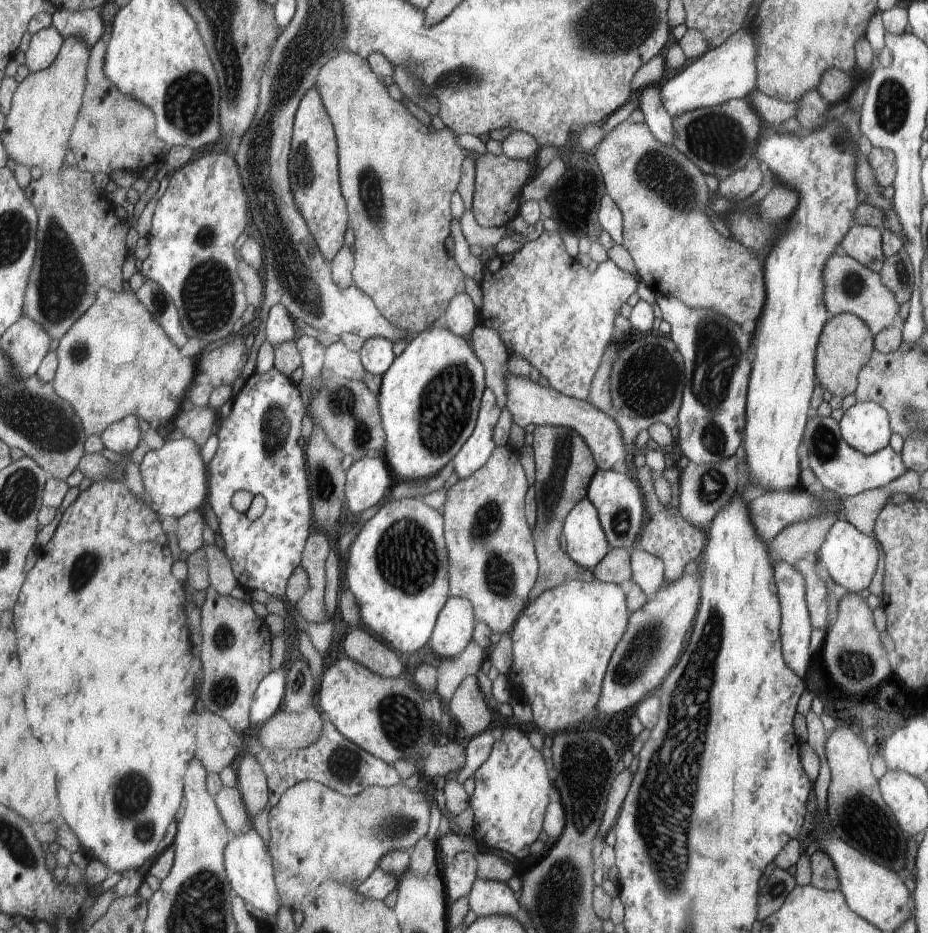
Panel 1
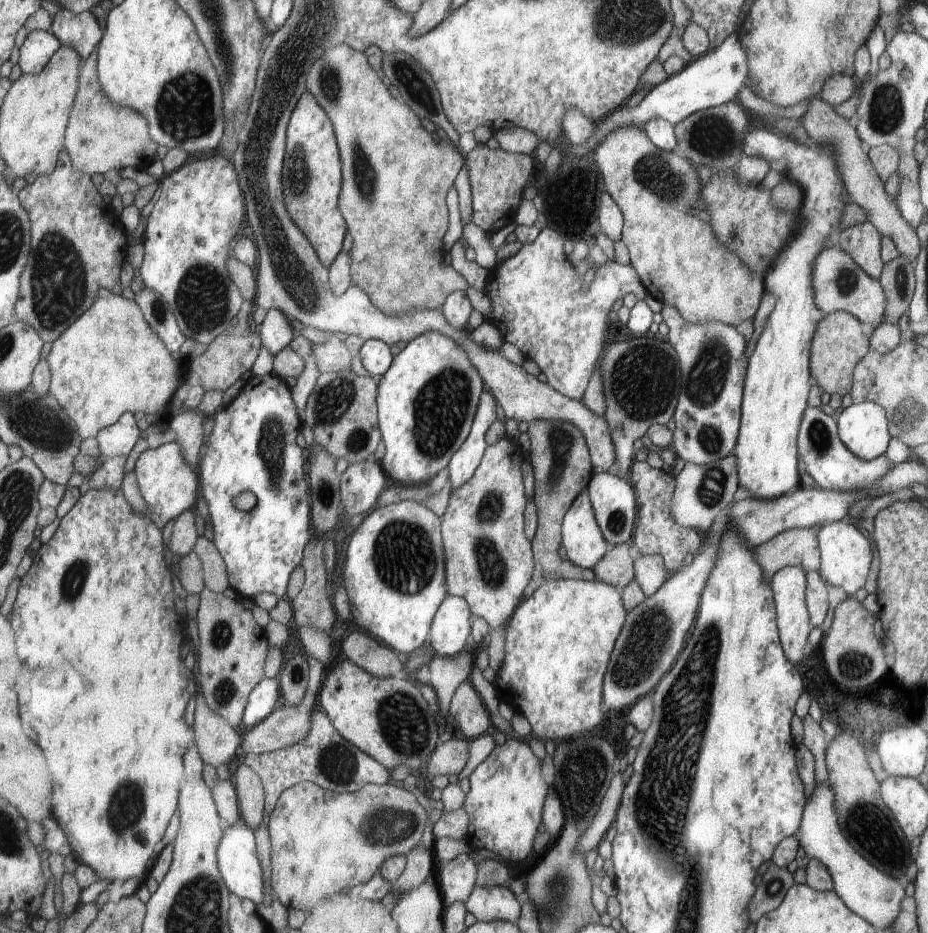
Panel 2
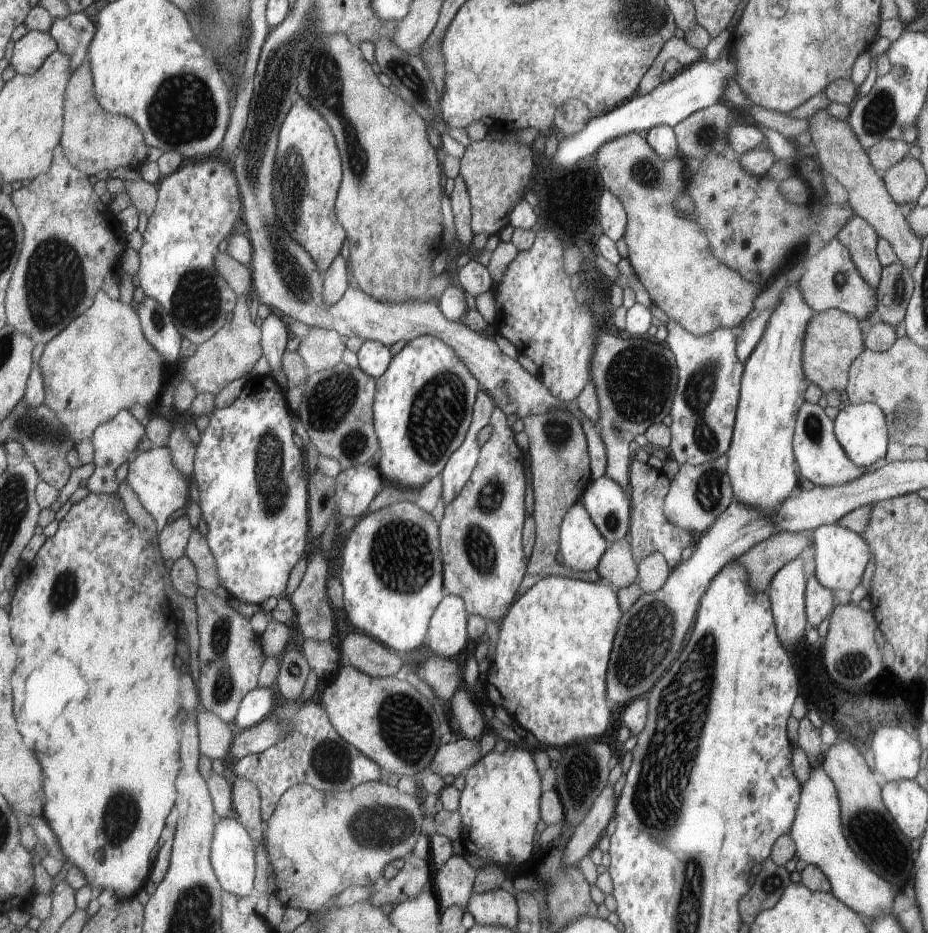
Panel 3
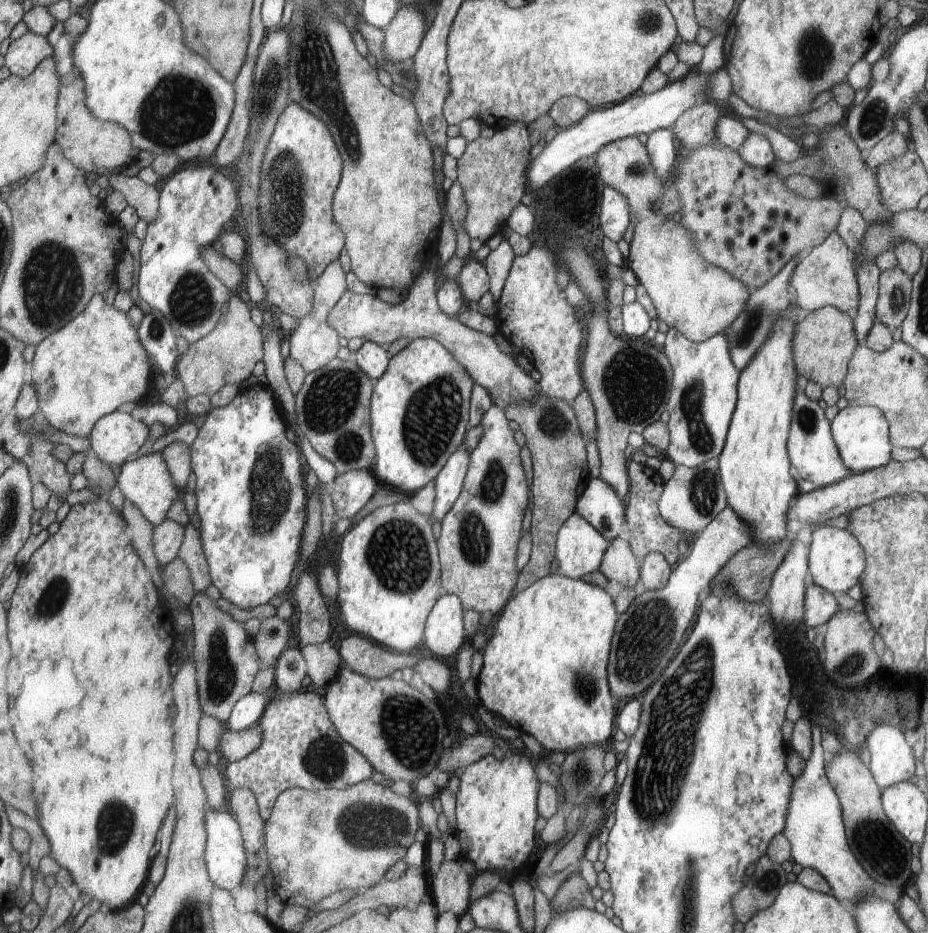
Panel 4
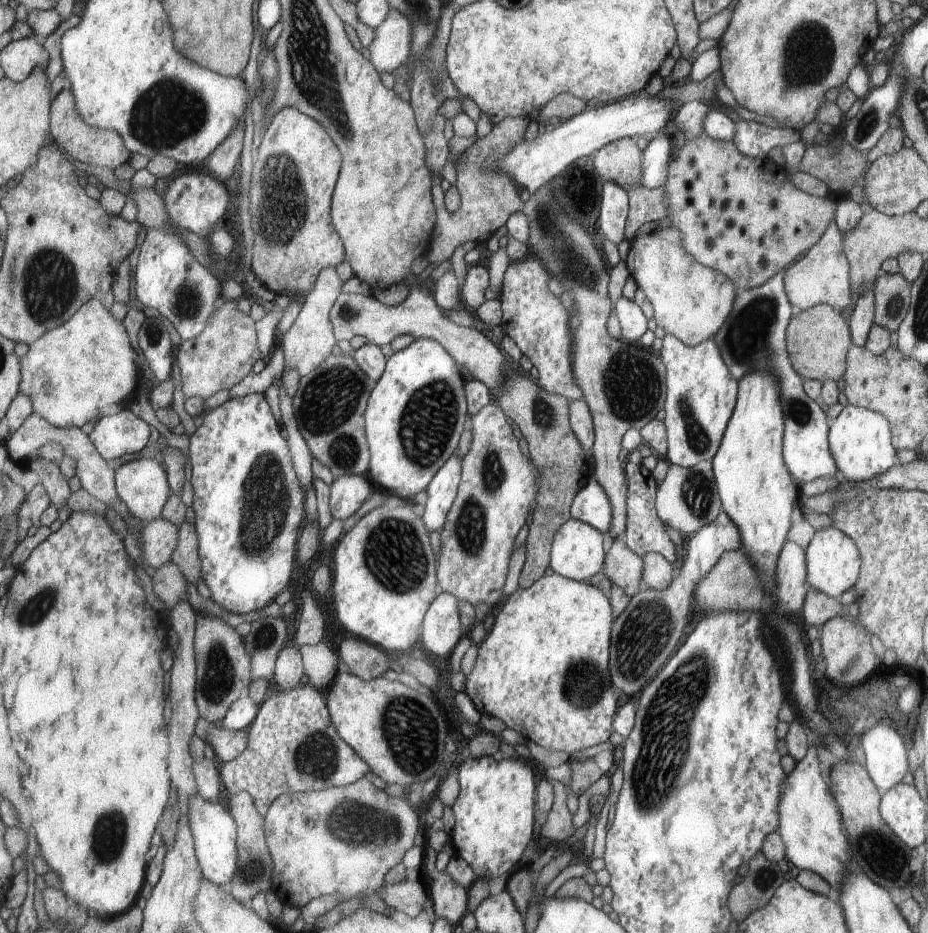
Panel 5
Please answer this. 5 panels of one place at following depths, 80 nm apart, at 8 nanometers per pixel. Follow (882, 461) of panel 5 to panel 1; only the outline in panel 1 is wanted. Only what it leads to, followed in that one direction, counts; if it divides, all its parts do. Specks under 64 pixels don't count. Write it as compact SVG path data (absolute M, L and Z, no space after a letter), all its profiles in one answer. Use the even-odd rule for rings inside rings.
M856 401L843 413L839 427L845 442L864 455L887 446L893 433L888 411L873 401Z

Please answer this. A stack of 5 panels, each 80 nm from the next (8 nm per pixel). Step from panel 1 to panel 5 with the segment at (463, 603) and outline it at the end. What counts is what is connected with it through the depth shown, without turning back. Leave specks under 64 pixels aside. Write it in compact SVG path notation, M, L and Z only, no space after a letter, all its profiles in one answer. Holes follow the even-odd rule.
M438 593L428 607L421 626L419 647L435 656L447 656L453 644L461 638L461 626L457 614L457 600L448 593Z

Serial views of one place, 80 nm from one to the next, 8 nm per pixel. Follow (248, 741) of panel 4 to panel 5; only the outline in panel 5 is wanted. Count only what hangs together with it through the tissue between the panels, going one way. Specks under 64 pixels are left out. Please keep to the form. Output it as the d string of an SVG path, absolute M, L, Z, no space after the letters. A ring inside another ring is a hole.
M212 725L203 740L211 745L215 758L221 761L233 760L245 748L246 729L231 731L218 725Z

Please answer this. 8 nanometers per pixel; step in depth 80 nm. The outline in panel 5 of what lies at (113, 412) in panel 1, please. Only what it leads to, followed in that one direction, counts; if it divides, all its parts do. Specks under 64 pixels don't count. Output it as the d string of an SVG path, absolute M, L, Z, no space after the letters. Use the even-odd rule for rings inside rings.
M93 298L65 324L49 330L39 340L28 345L27 353L21 358L20 393L31 398L34 412L53 426L60 428L83 428L93 420L105 406L123 405L123 400L133 394L139 384L139 366L135 362L137 352L131 346L129 332L109 309L97 298Z

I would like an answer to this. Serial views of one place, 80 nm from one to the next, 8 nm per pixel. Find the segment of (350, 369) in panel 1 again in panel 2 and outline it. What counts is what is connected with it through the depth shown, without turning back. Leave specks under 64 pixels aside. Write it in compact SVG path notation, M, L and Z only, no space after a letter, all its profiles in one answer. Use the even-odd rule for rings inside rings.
M330 333L323 344L313 344L313 356L317 369L321 373L350 370L349 362L351 362L352 355L347 350L344 341L335 335Z

